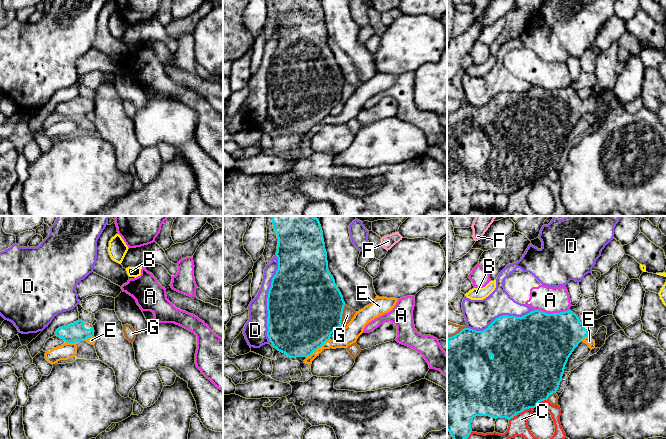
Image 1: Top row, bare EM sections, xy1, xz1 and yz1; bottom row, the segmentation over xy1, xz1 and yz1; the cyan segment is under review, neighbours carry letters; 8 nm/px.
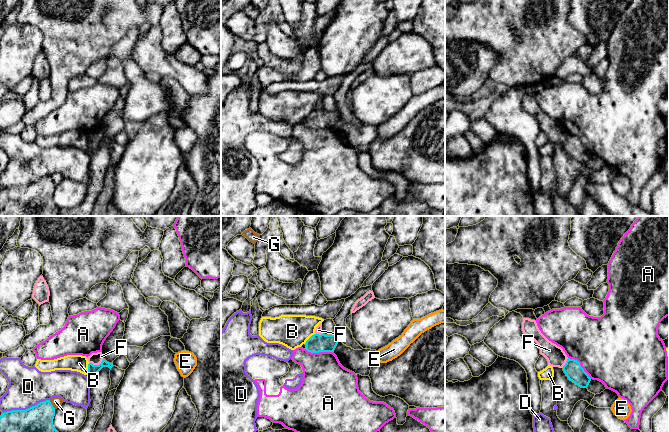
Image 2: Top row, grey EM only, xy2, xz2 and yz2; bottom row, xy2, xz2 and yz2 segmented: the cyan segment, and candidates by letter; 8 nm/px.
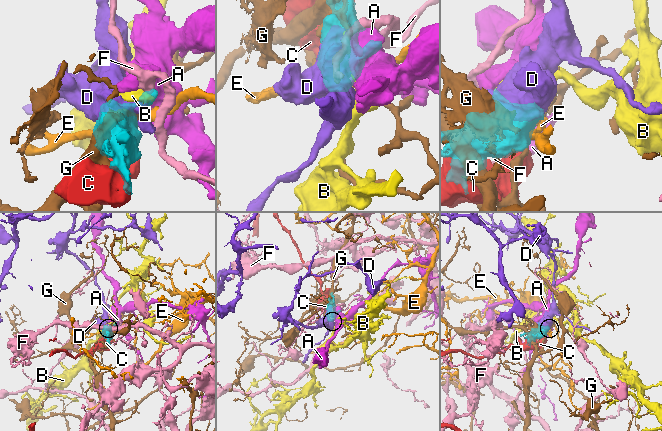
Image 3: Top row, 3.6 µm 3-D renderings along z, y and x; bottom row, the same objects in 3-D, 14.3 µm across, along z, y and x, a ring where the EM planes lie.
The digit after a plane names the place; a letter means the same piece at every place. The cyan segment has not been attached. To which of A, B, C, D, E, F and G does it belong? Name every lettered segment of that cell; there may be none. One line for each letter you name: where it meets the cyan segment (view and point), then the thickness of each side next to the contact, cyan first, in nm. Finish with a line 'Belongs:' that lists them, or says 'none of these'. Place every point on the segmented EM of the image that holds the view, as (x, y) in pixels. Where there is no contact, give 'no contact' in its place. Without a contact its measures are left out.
Belongs: none of these

